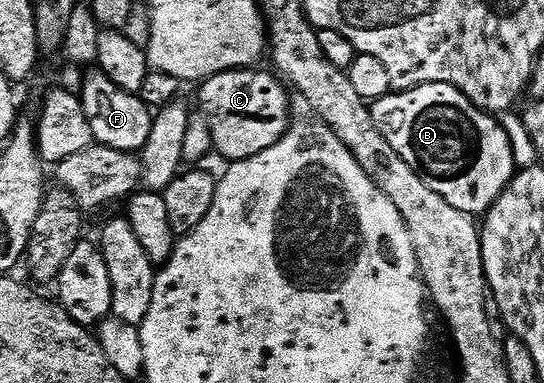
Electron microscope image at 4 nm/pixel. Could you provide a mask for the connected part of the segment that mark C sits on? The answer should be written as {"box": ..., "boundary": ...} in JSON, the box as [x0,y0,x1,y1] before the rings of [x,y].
{"box":[199,70,291,163],"boundary":[[[261,70],[220,71],[200,84],[199,114],[207,117],[214,152],[229,163],[263,153],[263,149],[279,142],[291,126],[291,95],[274,74]]]}

